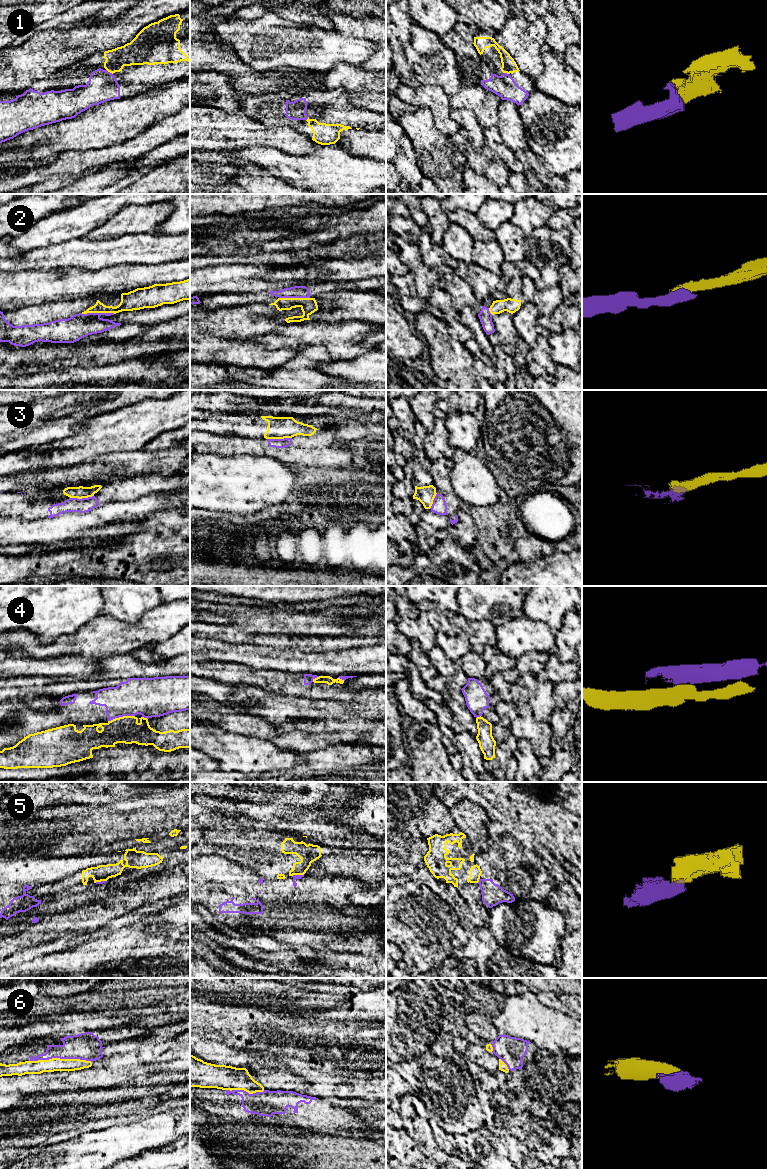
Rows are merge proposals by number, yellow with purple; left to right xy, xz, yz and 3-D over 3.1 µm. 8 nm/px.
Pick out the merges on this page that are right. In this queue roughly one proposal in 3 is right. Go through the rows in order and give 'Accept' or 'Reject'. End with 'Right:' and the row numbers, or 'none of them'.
1: Accept
2: Reject
3: Reject
4: Reject
5: Reject
6: Accept
Right: 1, 6

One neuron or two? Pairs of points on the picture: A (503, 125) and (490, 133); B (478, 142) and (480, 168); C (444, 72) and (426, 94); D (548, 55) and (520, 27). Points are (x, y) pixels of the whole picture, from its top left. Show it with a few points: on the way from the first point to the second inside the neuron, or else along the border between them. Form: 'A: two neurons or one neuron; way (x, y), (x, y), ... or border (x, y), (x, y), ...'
A: two neurons; border (496, 126), (501, 140), (510, 148)
B: two neurons; border (464, 132), (469, 142), (482, 153)
C: two neurons; border (421, 84), (439, 85), (449, 96)
D: two neurons; border (540, 52), (543, 71), (538, 75)

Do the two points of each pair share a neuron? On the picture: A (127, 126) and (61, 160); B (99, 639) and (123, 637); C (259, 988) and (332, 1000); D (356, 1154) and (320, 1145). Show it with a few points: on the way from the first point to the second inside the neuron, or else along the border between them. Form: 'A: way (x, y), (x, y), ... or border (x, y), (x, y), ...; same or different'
A: border (102, 147), (86, 150), (64, 150), (56, 154); different
B: way (105, 637), (117, 637); same
C: way (277, 989), (286, 989), (292, 995), (314, 1000); same
D: way (347, 1154), (329, 1154); same

